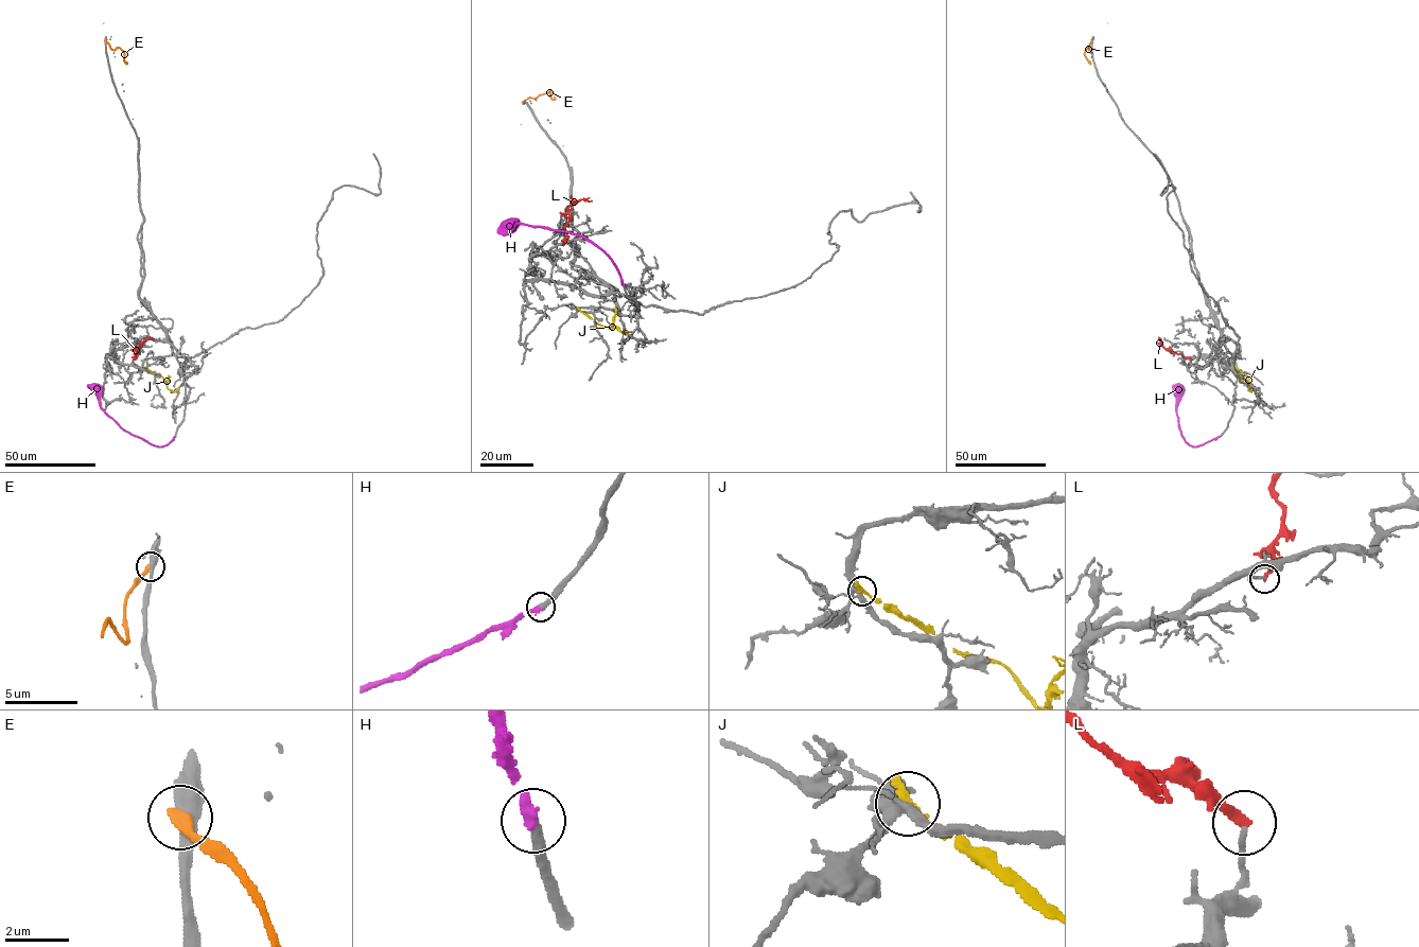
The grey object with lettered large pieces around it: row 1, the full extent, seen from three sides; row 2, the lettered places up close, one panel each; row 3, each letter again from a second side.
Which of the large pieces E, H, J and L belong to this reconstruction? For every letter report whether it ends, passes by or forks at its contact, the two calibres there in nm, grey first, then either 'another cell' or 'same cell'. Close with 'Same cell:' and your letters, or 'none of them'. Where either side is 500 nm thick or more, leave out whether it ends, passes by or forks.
E: it ends | 440/360 nm | another cell
H: it ends | 360/340 nm | same cell
J: it ends | 320/280 nm | another cell
L: it ends | 180/320 nm | another cell
Same cell: H

